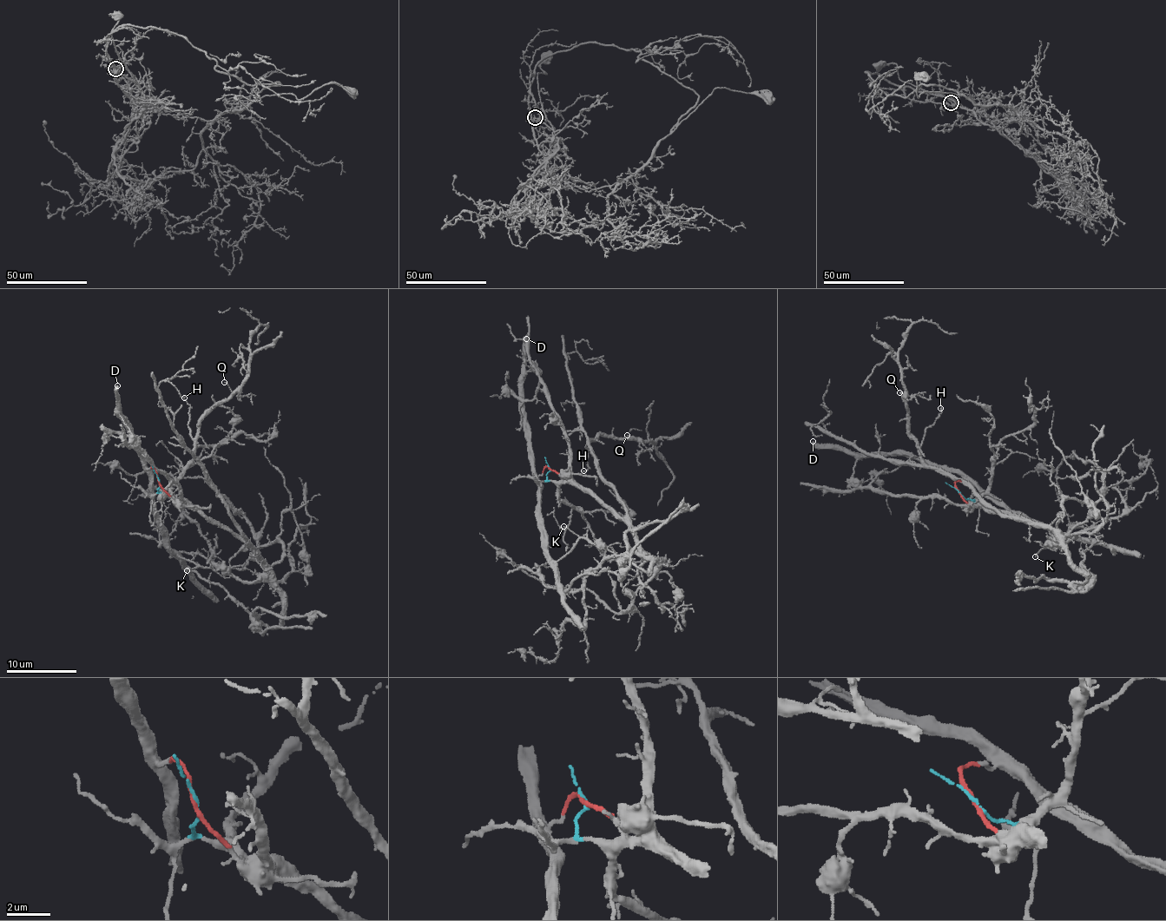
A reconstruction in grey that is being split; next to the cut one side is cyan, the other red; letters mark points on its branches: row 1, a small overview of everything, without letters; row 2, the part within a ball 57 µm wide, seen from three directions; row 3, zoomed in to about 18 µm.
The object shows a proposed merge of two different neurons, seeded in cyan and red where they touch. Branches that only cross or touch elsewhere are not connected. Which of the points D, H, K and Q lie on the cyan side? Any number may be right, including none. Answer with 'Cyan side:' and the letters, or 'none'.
Cyan side: H, Q

